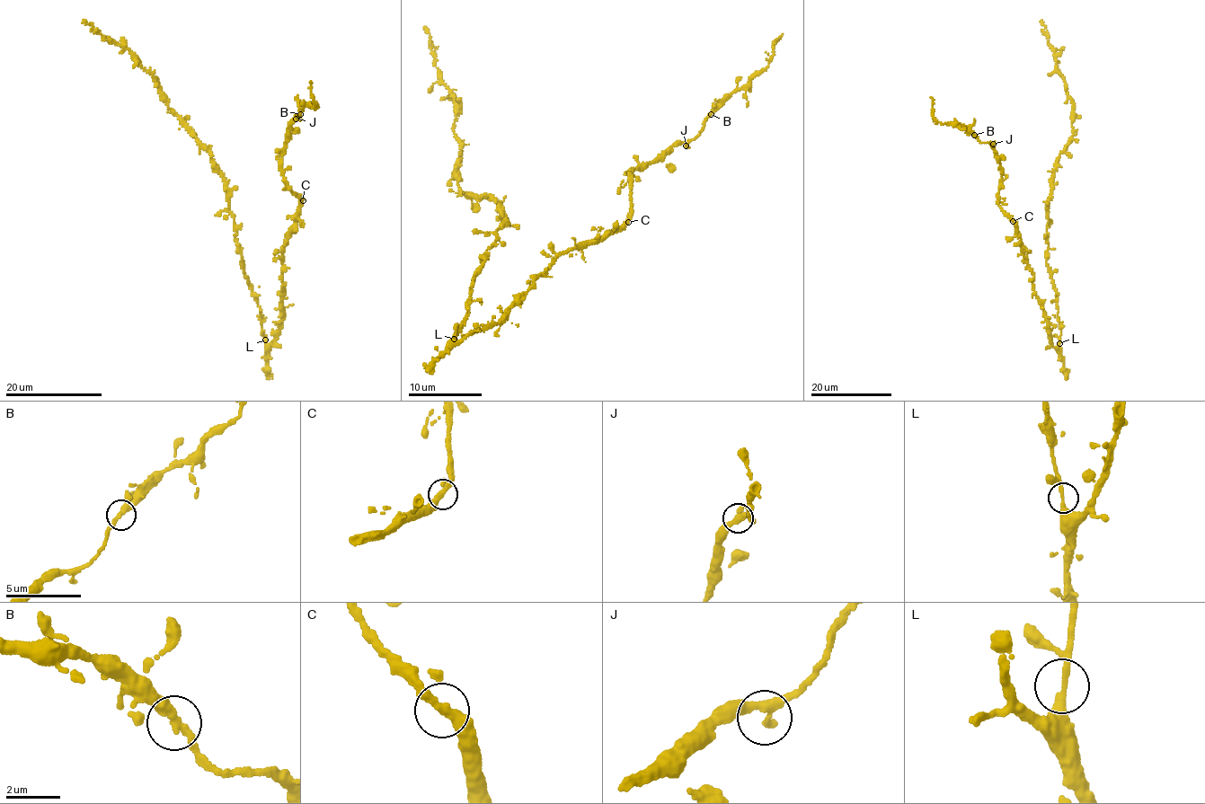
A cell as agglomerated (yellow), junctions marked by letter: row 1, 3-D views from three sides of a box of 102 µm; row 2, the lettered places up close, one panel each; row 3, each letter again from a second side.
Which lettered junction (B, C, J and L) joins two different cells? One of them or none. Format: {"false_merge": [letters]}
{"false_merge": []}

